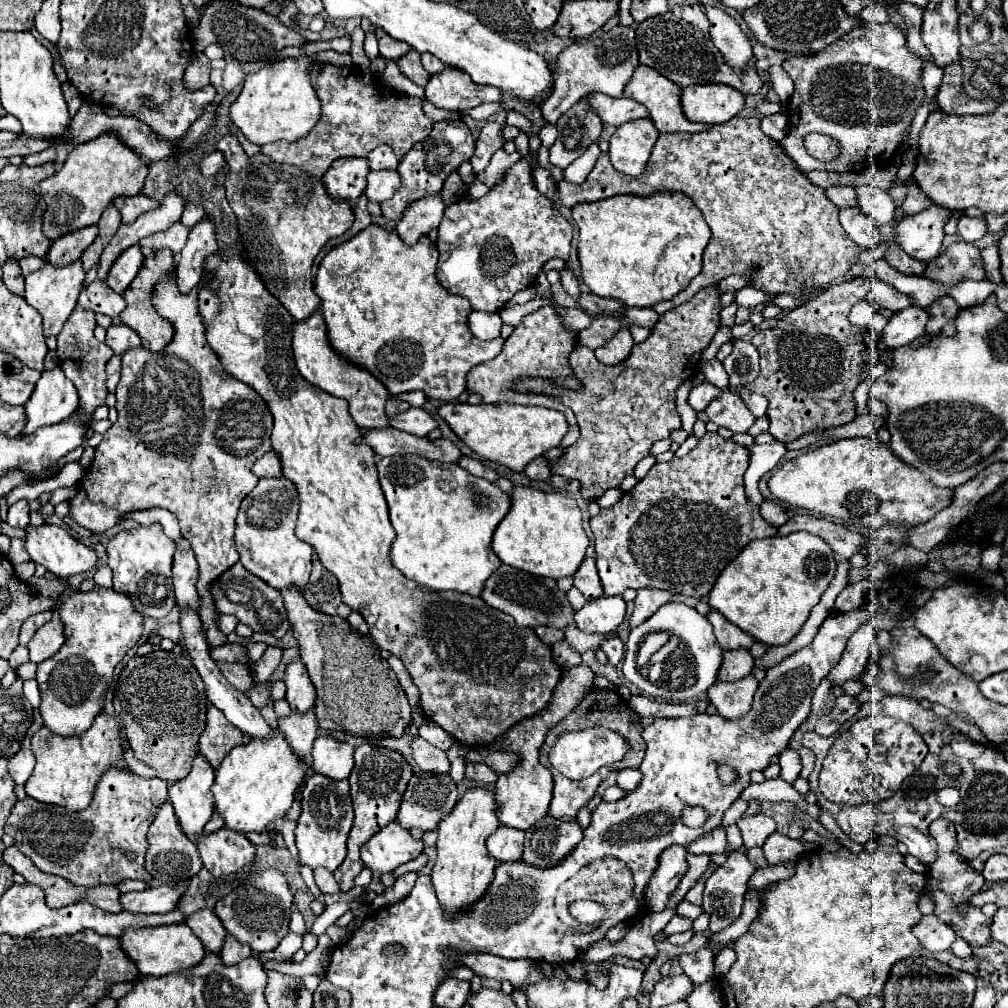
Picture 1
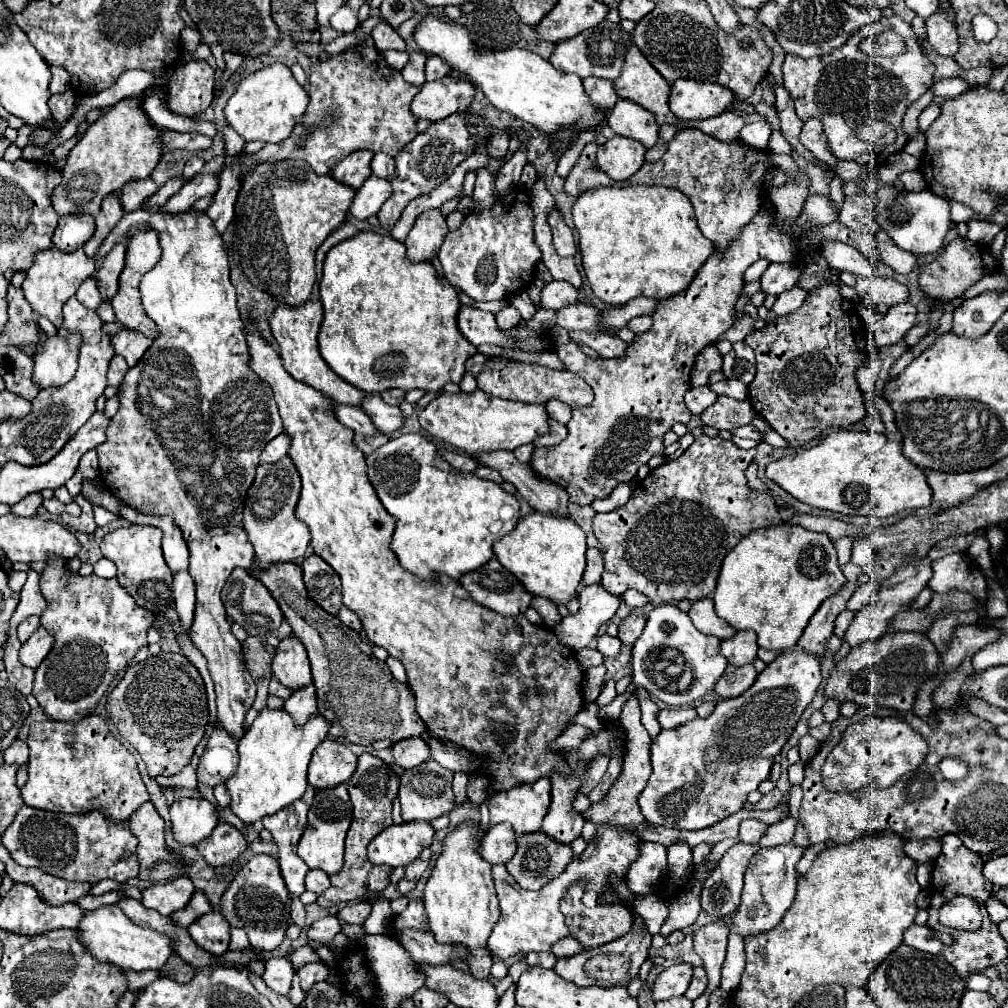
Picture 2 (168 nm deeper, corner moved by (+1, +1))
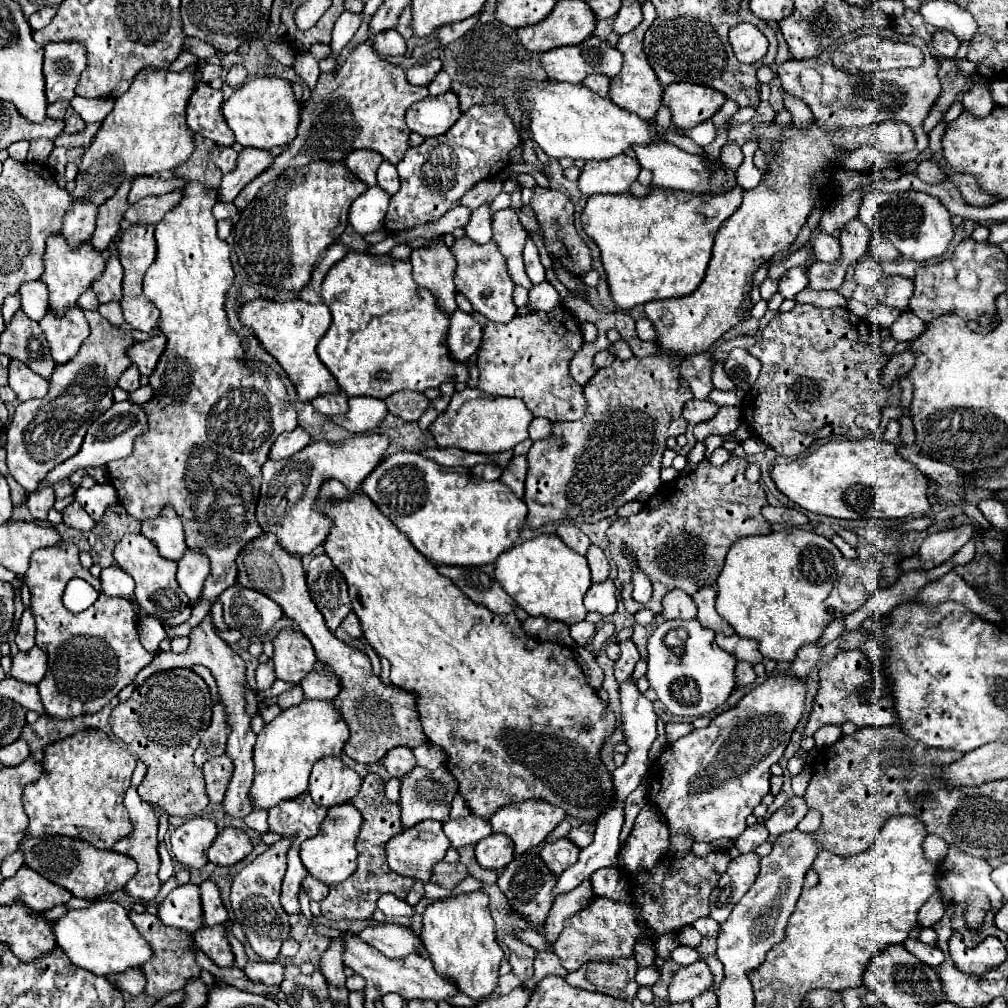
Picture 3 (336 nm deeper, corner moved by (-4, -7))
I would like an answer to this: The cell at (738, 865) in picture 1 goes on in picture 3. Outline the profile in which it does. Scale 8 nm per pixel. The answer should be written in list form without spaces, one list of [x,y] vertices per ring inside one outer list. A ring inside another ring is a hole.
[[[756,853],[738,855],[730,861],[728,871],[720,877],[720,883],[710,895],[710,917],[718,923],[724,923],[734,905],[742,899],[742,895],[754,885],[756,875],[760,869],[760,857]]]

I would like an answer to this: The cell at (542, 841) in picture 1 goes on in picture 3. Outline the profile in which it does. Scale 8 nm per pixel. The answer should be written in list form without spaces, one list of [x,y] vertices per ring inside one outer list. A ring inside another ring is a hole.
[[[520,855],[516,857],[498,877],[496,885],[500,887],[500,891],[508,897],[510,907],[520,913],[522,917],[526,917],[528,921],[532,921],[536,927],[540,927],[540,923],[544,923],[550,907],[552,907],[552,885],[556,883],[556,877],[552,877],[552,873],[548,871],[548,867],[544,865],[544,861],[540,861],[538,855]]]

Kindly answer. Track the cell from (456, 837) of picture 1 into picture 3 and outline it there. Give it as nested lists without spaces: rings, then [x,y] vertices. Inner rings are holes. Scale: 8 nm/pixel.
[[[474,891],[428,905],[424,911],[424,929],[420,939],[430,953],[434,971],[454,983],[460,993],[480,1001],[498,987],[498,969],[504,953],[496,943],[494,921],[484,893]]]

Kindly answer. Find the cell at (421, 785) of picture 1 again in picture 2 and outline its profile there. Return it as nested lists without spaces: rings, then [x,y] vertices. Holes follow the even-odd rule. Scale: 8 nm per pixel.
[[[429,761],[429,763],[423,763],[419,767],[405,771],[405,775],[401,777],[401,787],[399,787],[403,821],[431,821],[435,817],[449,813],[455,805],[451,781],[453,781],[453,773],[449,769],[443,769],[435,761]]]

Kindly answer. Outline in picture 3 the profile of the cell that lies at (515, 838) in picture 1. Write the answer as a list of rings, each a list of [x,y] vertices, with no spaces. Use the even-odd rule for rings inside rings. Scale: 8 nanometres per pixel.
[[[492,833],[490,837],[476,843],[474,857],[480,863],[480,867],[492,869],[492,871],[502,871],[514,859],[512,839]]]

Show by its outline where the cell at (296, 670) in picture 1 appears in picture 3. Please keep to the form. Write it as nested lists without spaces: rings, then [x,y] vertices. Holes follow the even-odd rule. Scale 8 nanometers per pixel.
[[[298,627],[282,629],[274,639],[274,667],[276,677],[298,685],[306,673],[312,671],[316,655],[310,639]]]

